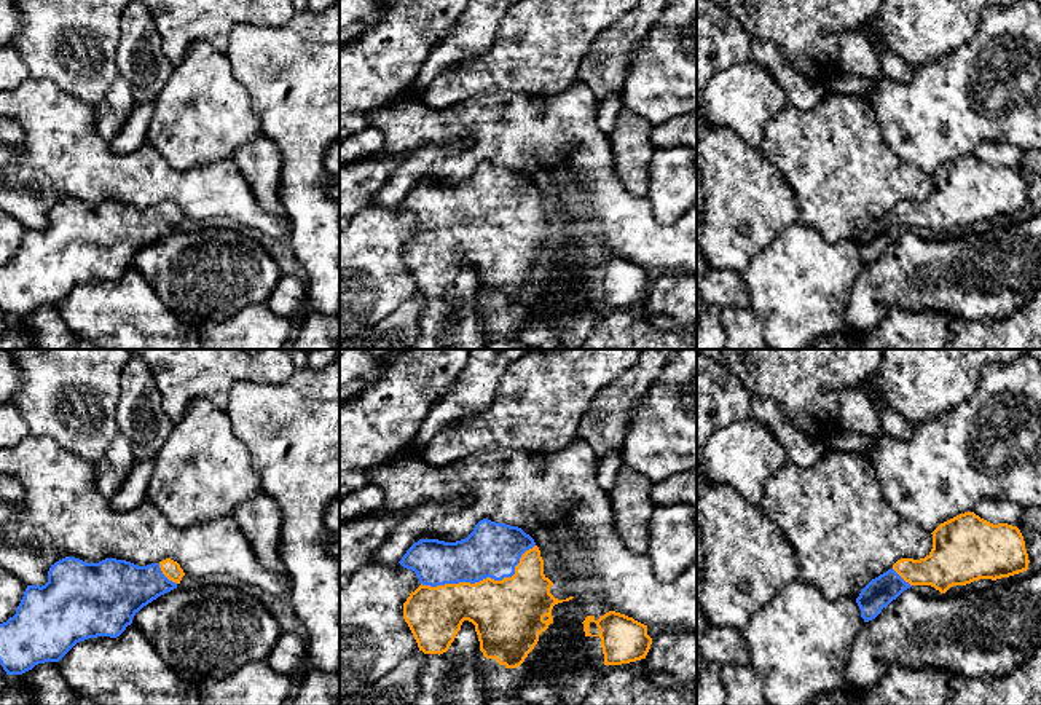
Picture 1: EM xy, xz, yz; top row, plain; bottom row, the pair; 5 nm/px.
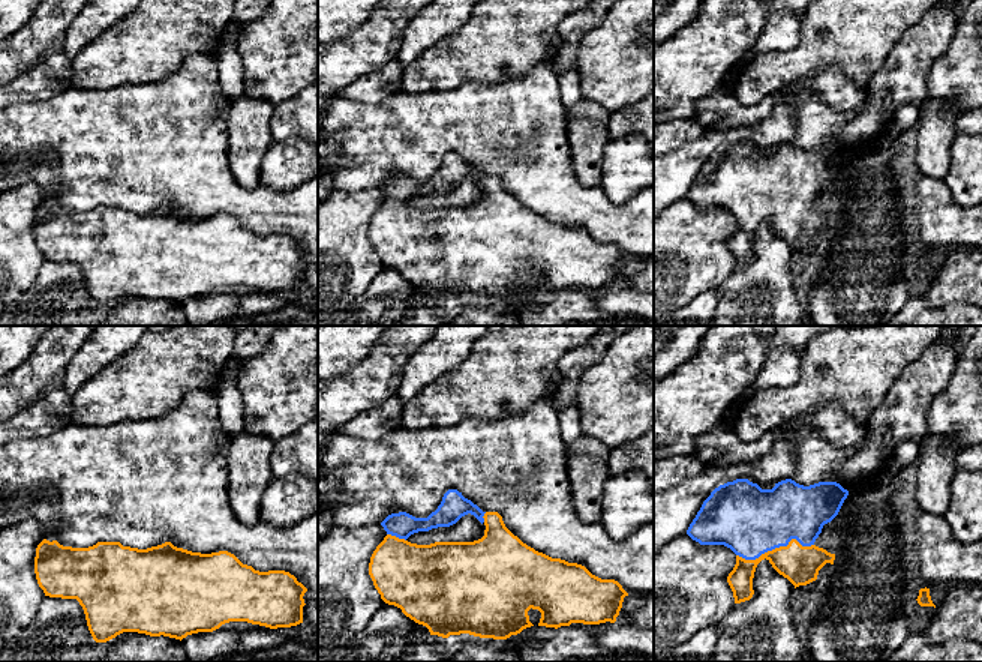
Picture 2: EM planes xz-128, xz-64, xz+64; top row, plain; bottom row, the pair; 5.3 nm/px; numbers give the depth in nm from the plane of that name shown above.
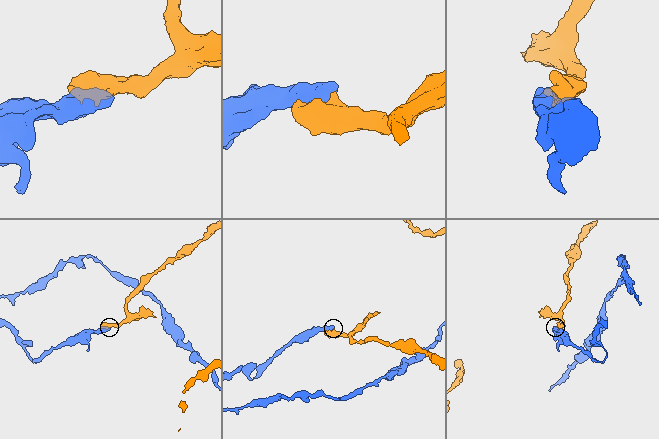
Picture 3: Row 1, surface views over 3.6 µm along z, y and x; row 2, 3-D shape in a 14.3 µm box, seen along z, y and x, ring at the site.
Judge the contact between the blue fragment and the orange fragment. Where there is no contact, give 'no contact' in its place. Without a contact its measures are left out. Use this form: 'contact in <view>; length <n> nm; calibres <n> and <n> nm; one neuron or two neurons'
contact in xz; length 600 nm; calibres 280 and 360 nm; one neuron

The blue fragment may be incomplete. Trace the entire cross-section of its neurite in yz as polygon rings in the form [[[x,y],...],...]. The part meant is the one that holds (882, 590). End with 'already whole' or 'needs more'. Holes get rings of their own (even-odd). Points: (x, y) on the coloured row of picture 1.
[[[964,512],[941,523],[931,534],[933,549],[925,558],[901,558],[861,590],[856,603],[864,622],[875,619],[912,585],[931,585],[945,593],[953,585],[996,581],[1028,569],[1025,541],[1017,526],[993,525]]]; needs more

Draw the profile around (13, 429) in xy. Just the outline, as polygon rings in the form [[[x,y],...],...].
[[[13,404],[0,407],[0,448],[13,448],[27,435],[30,435],[29,427],[16,407]]]

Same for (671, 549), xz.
[[[685,504],[655,506],[646,553],[657,579],[676,579],[697,558],[697,514]]]

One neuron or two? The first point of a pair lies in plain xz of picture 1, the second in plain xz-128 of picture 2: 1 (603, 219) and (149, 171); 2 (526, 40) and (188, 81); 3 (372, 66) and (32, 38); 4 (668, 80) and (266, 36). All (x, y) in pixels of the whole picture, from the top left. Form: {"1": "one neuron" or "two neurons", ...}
{"1": "one neuron", "2": "two neurons", "3": "one neuron", "4": "one neuron"}

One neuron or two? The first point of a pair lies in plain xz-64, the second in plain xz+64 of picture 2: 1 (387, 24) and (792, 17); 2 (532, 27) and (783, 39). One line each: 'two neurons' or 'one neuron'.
1: two neurons
2: two neurons

